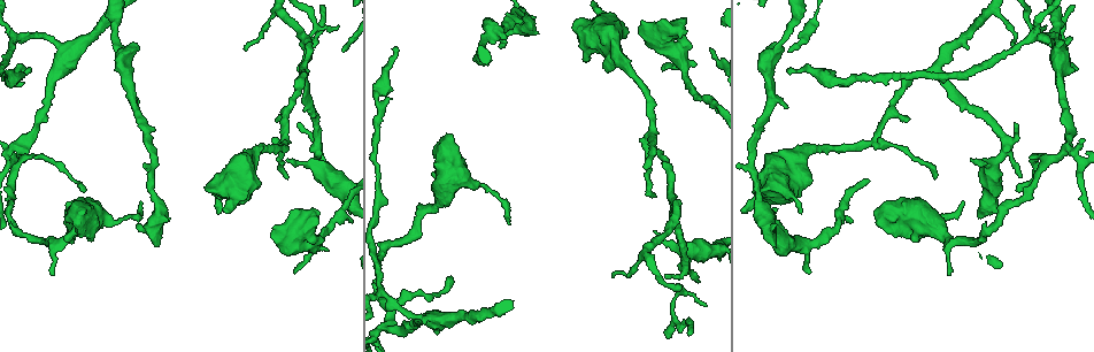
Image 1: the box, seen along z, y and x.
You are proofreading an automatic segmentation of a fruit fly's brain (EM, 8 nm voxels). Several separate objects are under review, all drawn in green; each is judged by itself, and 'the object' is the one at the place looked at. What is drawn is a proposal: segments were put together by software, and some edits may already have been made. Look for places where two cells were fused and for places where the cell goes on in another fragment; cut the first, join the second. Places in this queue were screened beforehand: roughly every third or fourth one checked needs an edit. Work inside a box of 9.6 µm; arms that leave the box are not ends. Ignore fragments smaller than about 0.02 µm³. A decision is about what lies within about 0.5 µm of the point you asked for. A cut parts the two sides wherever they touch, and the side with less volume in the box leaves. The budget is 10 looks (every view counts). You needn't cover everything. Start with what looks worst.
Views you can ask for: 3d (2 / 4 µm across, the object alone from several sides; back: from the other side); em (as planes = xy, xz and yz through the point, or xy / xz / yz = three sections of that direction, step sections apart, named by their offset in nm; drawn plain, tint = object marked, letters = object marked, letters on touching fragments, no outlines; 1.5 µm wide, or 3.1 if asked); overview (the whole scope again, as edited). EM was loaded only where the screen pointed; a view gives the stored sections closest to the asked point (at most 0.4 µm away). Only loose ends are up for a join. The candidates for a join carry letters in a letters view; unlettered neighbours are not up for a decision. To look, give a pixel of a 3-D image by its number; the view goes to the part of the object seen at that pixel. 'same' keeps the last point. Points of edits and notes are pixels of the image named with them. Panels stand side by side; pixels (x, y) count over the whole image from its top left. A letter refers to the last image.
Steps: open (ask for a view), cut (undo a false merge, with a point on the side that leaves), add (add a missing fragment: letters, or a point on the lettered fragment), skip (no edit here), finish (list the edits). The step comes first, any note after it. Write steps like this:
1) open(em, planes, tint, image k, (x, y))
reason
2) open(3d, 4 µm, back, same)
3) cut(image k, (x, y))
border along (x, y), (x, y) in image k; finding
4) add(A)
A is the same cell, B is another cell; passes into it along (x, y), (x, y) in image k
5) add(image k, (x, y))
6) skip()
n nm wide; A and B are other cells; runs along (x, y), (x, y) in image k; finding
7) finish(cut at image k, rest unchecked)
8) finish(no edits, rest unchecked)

open(3d, 4 µm, image 1, (775, 226))
an open end

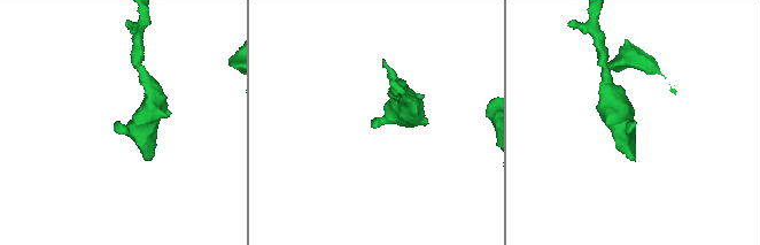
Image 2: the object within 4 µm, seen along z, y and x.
open(em, yz, step 4, letters, image 2, (115, 125))

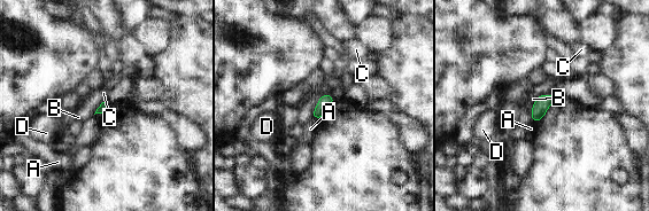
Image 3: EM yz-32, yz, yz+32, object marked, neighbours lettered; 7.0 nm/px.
open(em, planes, letters, same)
cut it another way

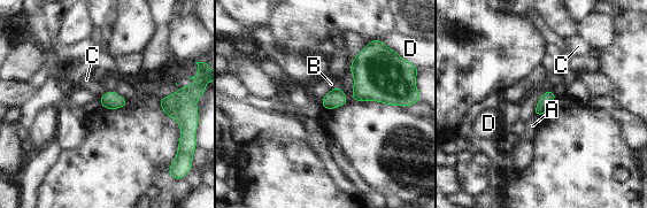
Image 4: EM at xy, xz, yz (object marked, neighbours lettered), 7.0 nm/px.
skip()
A, B, C and D are other cells; no lettered fragment goes on from it

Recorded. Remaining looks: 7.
open(3d, 2 µm, back, image 1, (304, 70))
three-way junction

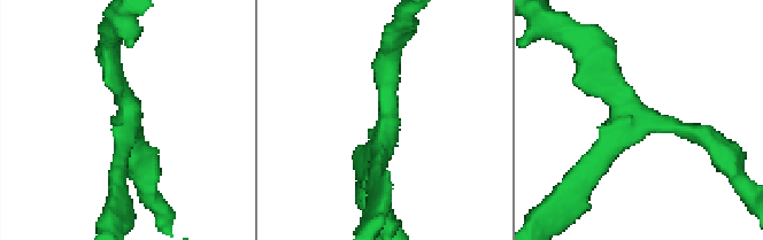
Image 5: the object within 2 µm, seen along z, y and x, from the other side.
open(em, planes, tint, image 5, (639, 119))
3 arms; arms of 180, 180, 200 nm; need the tissue

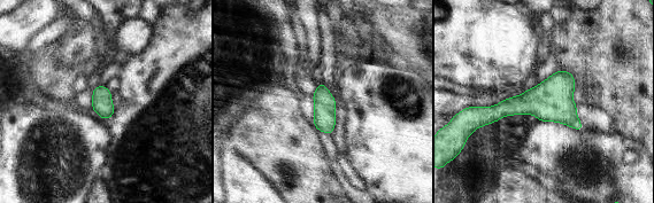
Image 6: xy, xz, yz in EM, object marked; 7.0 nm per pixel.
open(em, planes, letters, same)

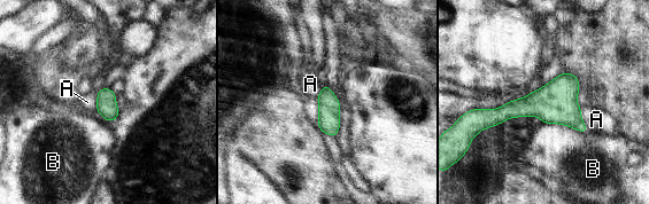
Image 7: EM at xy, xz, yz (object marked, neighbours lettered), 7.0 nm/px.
skip()
150 nm wide; A and B are other cells; border along (580, 108), (582, 123), (589, 130) in image 7; all the same cell

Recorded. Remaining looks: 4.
open(3d, 2 µm, image 1, (934, 179))
thin end

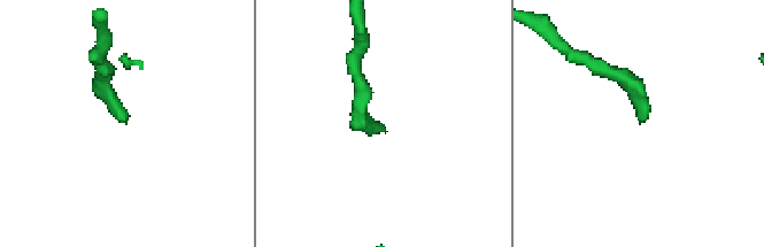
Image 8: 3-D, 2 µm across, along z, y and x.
open(em, planes, letters, image 8, (382, 128))
need the tissue

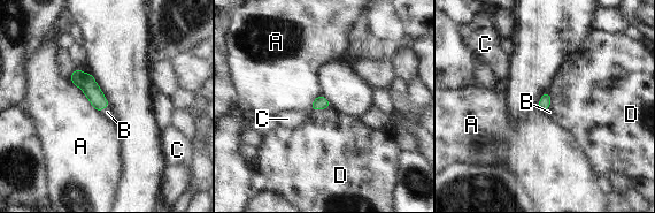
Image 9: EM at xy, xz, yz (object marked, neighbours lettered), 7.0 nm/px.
add(B)
B is the same cell, A, C and D are other cells; it goes on there

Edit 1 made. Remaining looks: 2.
open(overview)
see it whole again

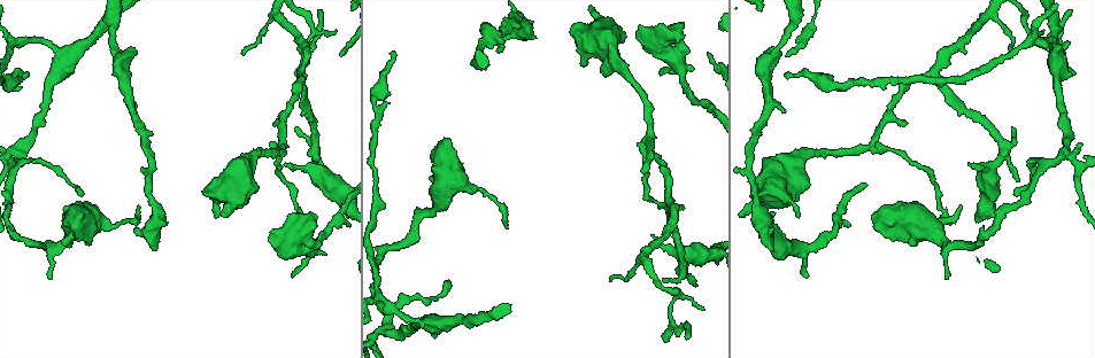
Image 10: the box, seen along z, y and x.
open(em, xz, step 8, letters, image 10, (678, 41))
thick end

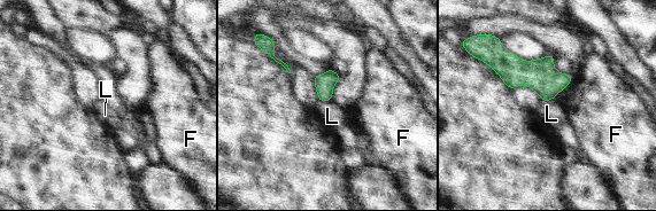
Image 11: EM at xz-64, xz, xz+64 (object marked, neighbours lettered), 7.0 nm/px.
skip()
F and L are other cells; border along (553, 99), (541, 101) in image 11; none of them fits

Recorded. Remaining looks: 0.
finish(add at image 9, rest unchecked)

